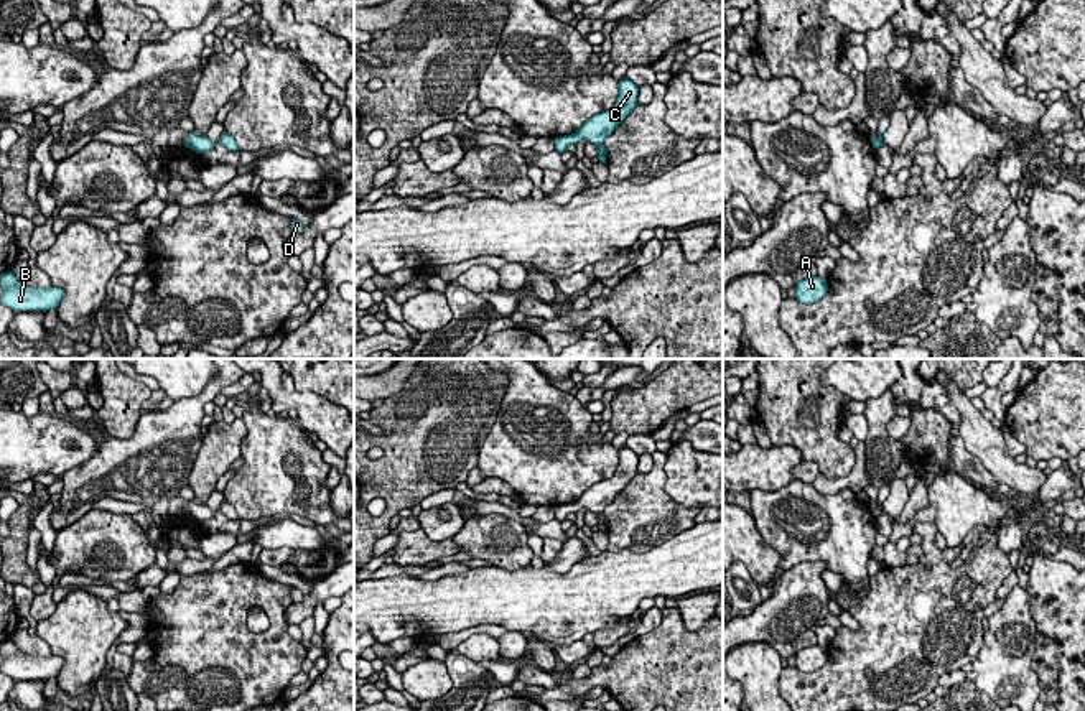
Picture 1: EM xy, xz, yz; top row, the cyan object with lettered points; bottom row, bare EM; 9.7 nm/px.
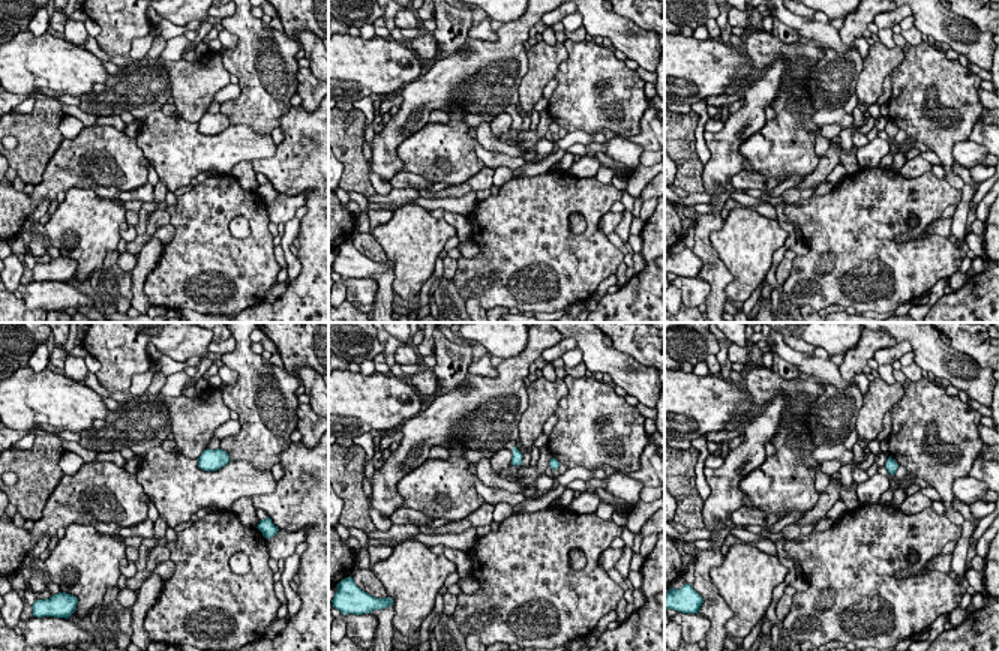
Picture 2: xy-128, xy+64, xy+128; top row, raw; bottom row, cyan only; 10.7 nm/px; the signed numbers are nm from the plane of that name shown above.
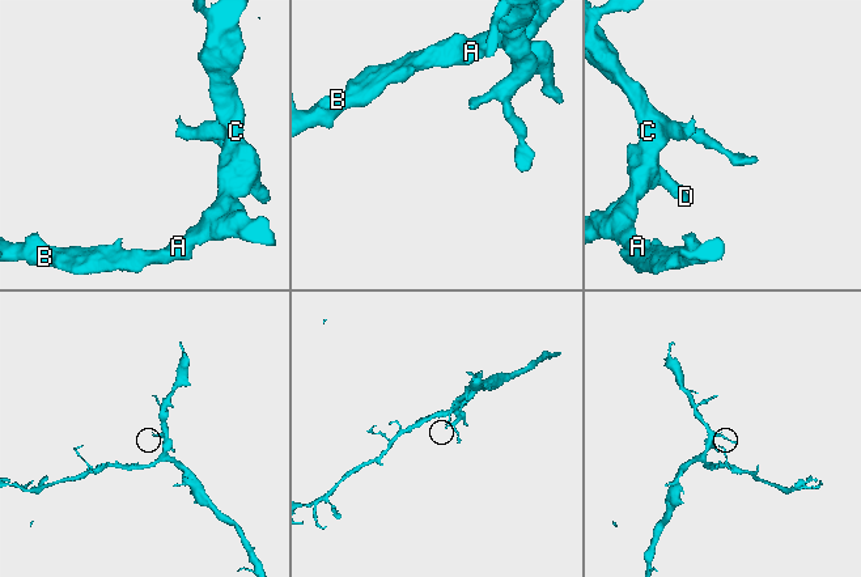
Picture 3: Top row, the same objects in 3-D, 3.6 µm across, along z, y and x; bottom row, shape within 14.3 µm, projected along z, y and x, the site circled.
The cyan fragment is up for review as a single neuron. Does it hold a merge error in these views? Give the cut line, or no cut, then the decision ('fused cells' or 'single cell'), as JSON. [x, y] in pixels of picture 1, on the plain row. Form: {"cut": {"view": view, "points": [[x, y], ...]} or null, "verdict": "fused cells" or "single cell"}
{"cut": null, "verdict": "single cell"}

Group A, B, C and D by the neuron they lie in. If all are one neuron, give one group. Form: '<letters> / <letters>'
A B C D

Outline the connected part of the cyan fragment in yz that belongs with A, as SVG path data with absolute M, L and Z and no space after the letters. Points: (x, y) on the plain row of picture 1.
M810 645L795 652L795 667L803 673L820 670L827 663L827 660L827 648L820 645Z

